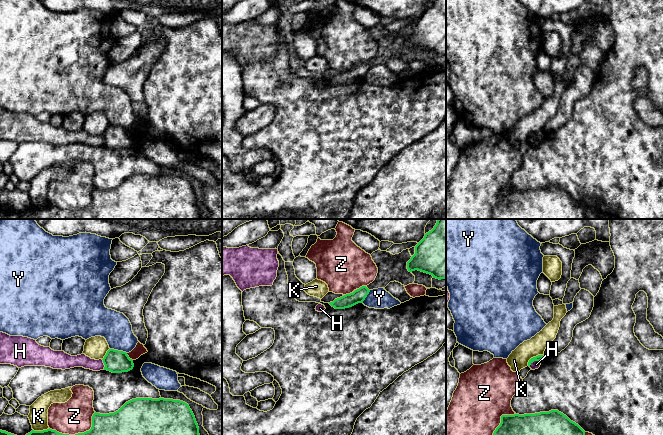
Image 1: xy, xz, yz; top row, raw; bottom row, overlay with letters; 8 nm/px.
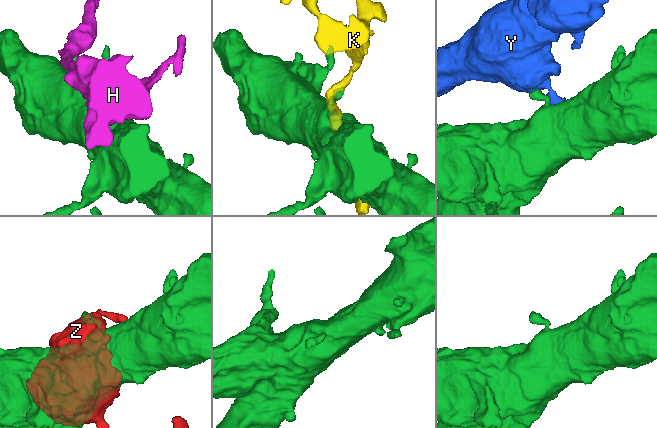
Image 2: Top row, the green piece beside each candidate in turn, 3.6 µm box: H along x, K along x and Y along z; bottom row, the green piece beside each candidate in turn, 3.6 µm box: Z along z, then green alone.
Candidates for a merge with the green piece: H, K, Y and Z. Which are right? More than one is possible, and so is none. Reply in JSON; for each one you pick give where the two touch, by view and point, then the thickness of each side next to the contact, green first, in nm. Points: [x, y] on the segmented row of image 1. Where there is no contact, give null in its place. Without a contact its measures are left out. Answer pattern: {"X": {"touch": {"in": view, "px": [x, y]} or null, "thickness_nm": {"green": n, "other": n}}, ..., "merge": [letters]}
{"merge": []}

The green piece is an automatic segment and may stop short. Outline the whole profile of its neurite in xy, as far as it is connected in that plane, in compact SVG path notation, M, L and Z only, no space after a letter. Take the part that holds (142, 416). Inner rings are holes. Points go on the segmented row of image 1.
M136 398L118 411L94 413L89 431L75 435L200 435L189 405L180 400Z

